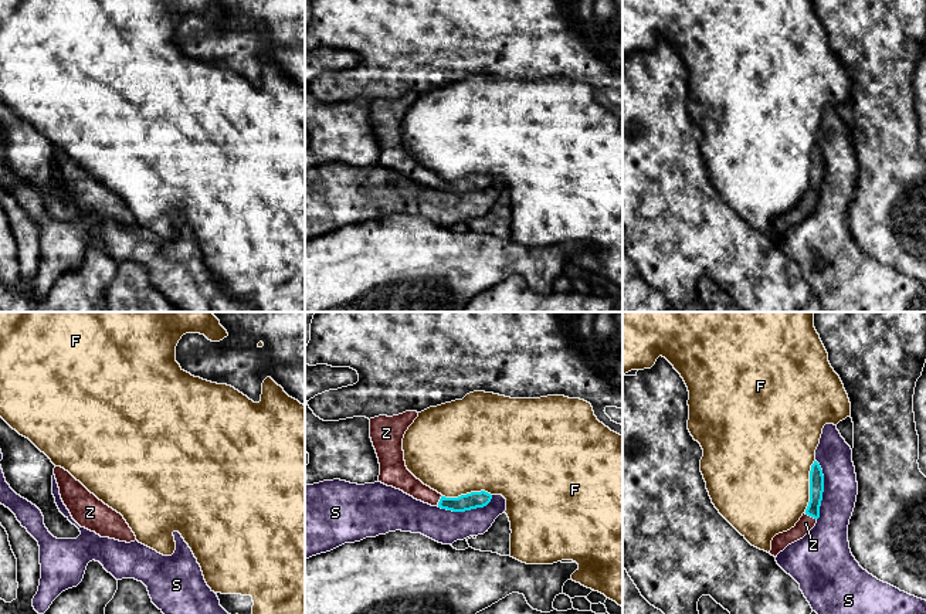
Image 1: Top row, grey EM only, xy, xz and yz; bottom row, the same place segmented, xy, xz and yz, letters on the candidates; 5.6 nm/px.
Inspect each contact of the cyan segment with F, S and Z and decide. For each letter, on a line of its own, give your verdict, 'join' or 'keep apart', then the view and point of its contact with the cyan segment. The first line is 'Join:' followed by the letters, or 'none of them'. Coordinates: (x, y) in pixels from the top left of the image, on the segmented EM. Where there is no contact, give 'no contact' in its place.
Join: Z
F: keep apart; contact yz (810, 485)
S: keep apart; contact xz (465, 509)
Z: join; contact yz (810, 515)

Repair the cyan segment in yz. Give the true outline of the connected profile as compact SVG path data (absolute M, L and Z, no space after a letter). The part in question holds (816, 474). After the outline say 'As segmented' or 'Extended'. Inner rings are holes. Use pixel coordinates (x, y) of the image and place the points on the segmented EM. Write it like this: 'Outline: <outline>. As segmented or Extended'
Outline: M814 461L810 471L808 506L794 528L791 528L787 532L779 533L773 537L770 550L771 556L777 557L777 554L783 552L788 545L803 539L815 526L817 519L820 518L822 492L824 492L822 469L820 464Z. Extended

